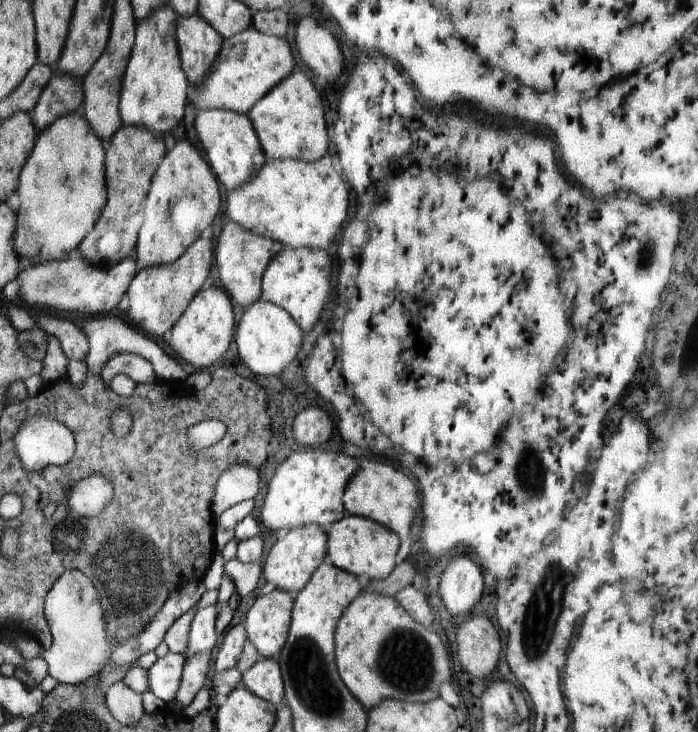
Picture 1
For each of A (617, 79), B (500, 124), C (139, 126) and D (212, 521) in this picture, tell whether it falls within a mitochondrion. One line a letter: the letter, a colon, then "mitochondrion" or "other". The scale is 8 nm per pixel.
A: other
B: other
C: other
D: other

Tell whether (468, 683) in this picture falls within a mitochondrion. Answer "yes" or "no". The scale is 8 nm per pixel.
no

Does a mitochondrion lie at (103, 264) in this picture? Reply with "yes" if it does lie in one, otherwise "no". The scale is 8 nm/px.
no

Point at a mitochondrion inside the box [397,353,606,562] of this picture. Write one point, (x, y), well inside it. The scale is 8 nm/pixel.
(533, 484)

